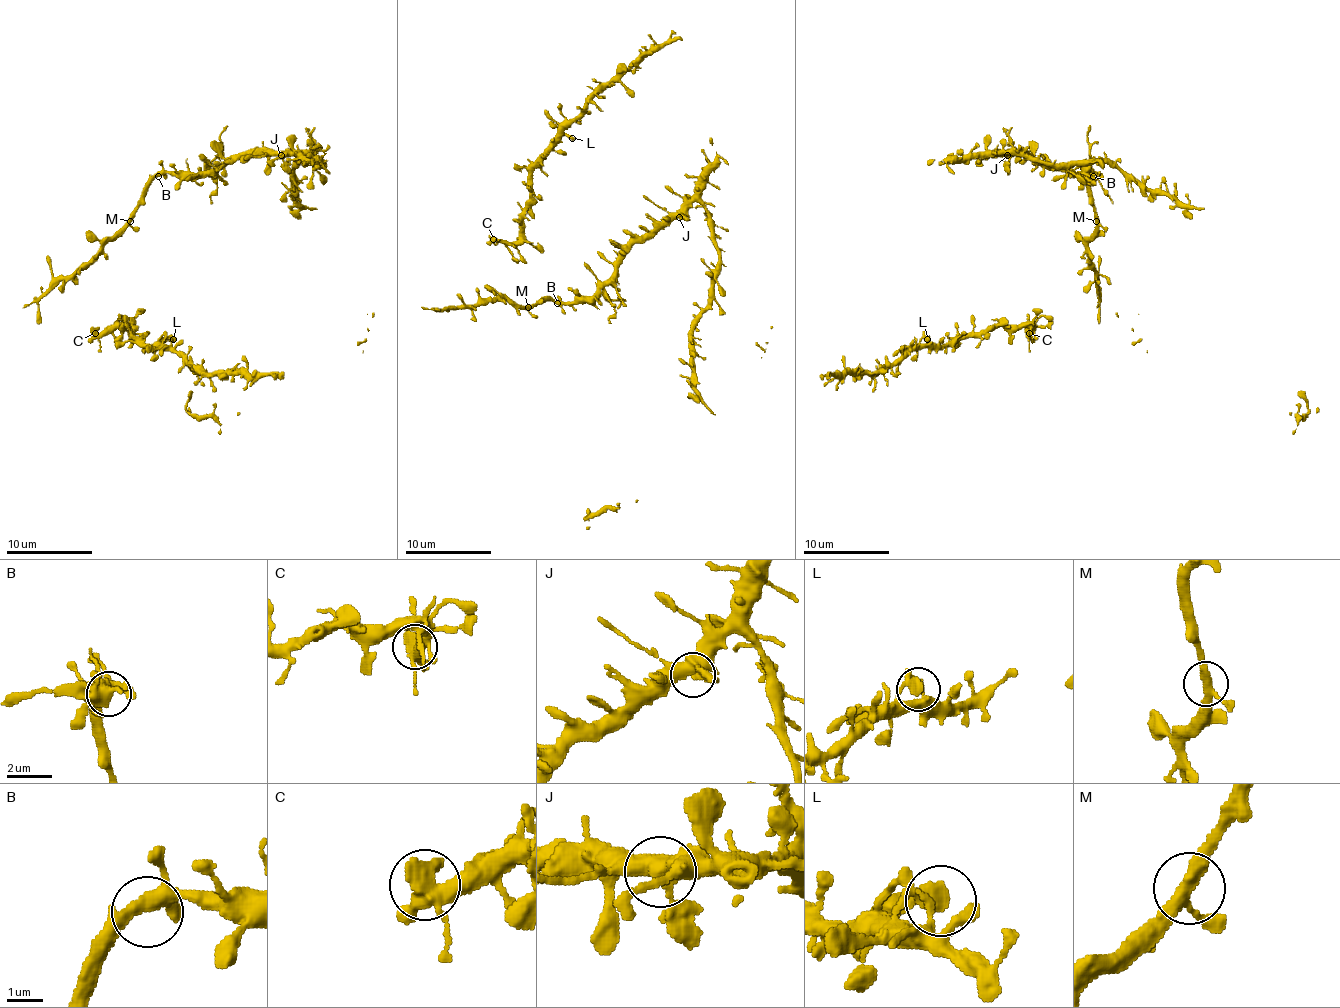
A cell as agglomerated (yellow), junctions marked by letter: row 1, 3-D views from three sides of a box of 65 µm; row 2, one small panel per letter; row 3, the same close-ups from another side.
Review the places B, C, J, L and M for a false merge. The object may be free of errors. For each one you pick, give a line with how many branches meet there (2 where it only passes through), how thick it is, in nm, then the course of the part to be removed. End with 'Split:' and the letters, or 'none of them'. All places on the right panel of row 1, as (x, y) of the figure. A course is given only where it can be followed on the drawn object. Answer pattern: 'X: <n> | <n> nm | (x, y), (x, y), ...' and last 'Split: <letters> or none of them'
Split: none of them

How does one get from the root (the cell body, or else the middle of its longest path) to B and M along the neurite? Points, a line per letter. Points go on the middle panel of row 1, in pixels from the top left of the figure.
B: (677, 213), (666, 224), (647, 230), (632, 245), (617, 271), (591, 297), (576, 297), (565, 303), (557, 303)
M: (677, 213), (666, 224), (647, 230), (591, 297), (576, 297), (565, 303), (540, 301), (529, 307)

